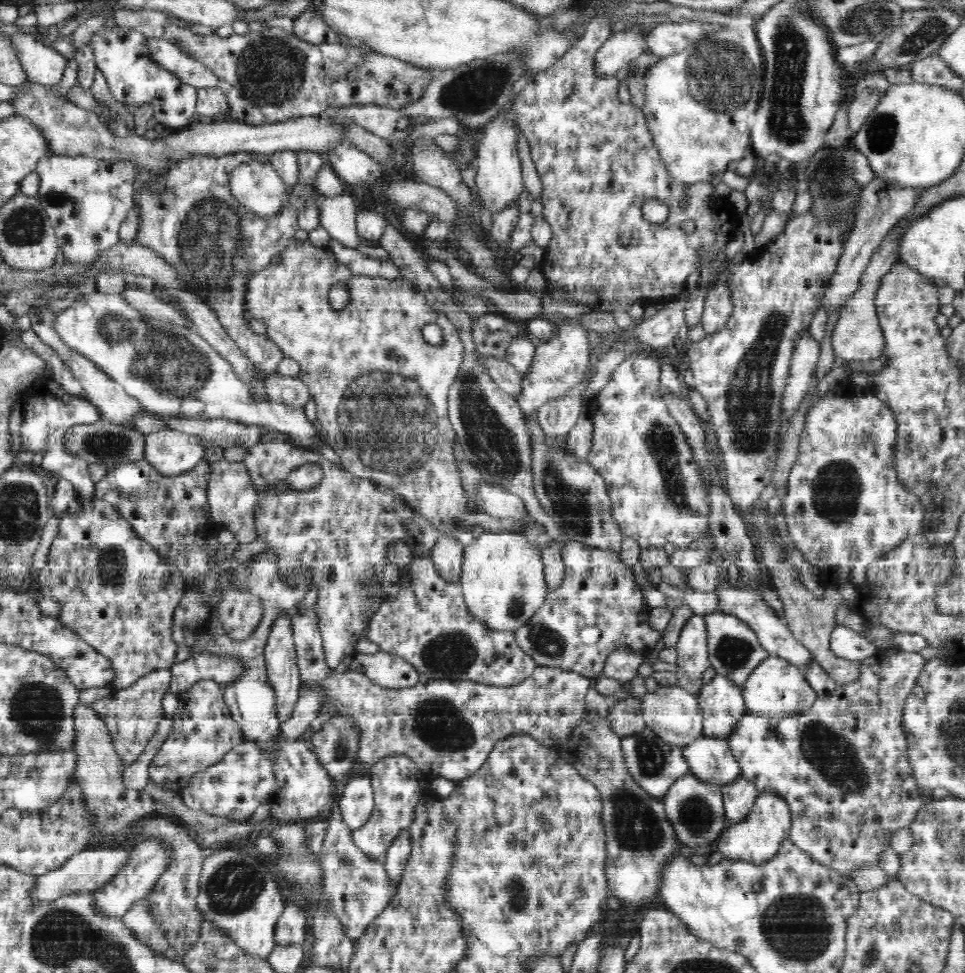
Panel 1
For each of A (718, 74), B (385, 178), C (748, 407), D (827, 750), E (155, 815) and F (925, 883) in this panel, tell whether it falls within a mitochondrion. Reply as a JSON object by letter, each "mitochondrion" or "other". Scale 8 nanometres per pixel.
{"A":"mitochondrion","B":"other","C":"mitochondrion","D":"mitochondrion","E":"other","F":"other"}

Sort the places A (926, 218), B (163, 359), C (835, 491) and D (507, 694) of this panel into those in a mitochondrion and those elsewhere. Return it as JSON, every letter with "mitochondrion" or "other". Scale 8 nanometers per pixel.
{"A":"other","B":"mitochondrion","C":"mitochondrion","D":"other"}

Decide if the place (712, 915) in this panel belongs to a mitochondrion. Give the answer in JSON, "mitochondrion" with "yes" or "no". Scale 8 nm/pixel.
{"mitochondrion":"no"}

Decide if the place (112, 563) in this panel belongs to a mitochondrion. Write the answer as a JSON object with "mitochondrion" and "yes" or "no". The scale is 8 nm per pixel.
{"mitochondrion":"yes"}

